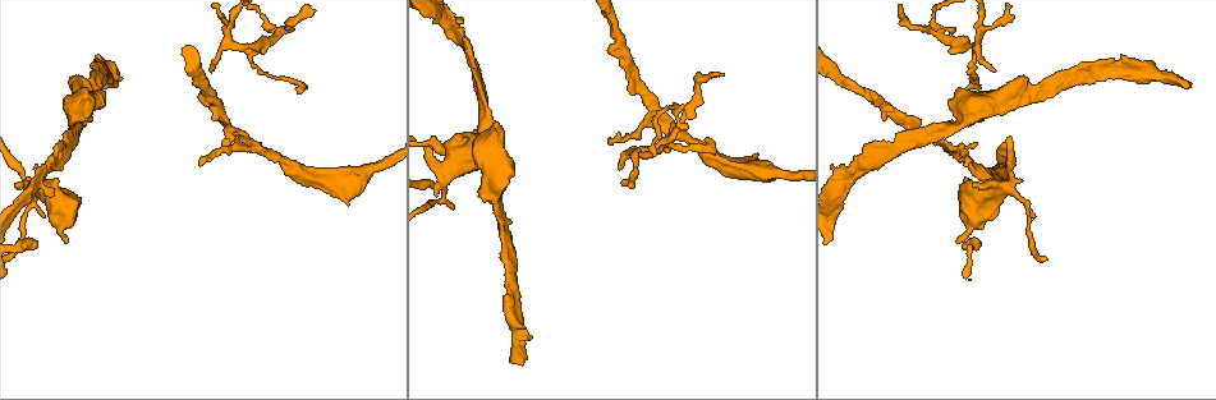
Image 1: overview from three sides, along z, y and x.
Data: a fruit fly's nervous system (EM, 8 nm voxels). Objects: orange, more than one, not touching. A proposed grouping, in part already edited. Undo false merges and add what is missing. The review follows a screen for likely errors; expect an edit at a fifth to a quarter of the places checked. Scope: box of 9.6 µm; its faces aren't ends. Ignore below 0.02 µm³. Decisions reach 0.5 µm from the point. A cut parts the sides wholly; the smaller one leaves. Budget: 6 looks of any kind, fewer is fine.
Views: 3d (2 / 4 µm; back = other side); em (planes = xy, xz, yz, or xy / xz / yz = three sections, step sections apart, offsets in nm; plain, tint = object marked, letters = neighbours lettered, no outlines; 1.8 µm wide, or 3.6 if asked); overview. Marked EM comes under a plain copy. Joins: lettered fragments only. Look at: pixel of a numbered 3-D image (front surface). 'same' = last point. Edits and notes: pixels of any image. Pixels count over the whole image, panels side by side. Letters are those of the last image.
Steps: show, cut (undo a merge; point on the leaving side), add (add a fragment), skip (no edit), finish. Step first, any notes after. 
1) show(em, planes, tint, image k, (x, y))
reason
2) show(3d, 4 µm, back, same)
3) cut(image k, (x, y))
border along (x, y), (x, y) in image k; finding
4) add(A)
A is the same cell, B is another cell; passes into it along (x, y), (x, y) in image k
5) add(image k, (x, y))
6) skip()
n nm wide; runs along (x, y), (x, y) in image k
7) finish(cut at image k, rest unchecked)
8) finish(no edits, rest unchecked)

show(3d, 4 µm, image 1, (26, 200))

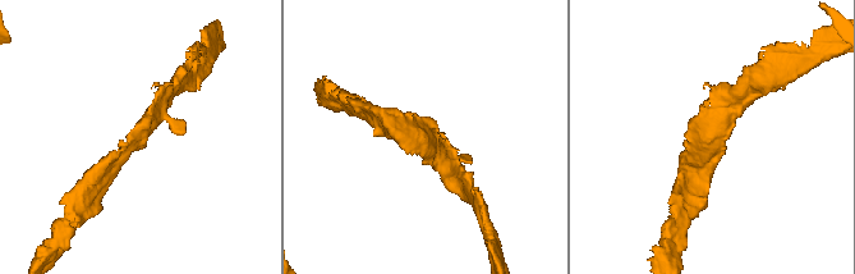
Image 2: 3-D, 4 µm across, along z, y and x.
show(em, xz, step 16, tint, image 2, (717, 138))
shape alone is not enough

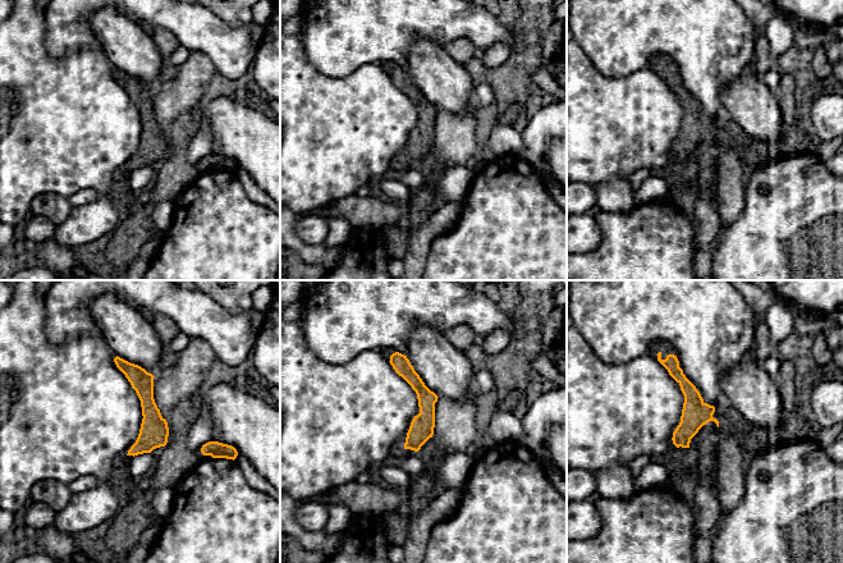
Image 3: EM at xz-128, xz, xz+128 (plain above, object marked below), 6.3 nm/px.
show(em, planes, letters, same)

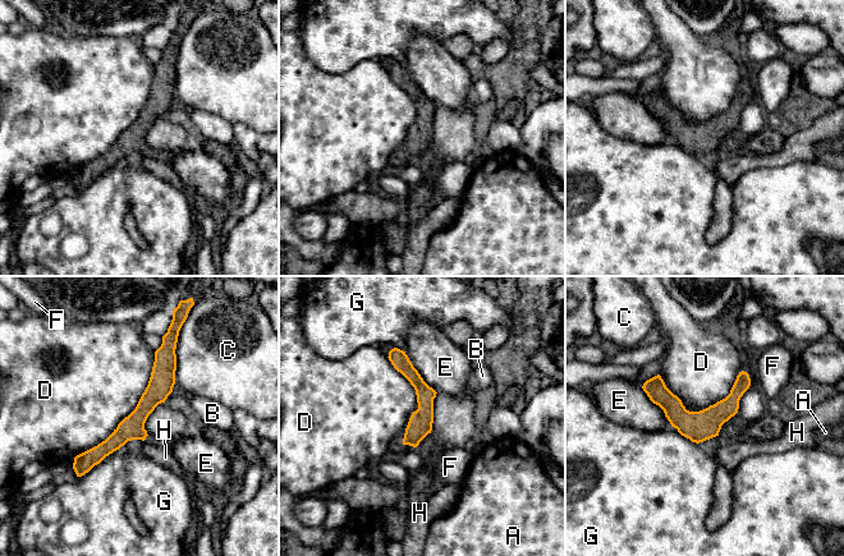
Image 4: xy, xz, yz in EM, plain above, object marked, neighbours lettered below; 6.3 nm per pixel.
skip()
A, B, C, D, E, F, G and H are other cells; border along (155, 352), (137, 405), (74, 458) in image 4; continuous, no second neuron

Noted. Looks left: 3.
show(em, planes, letters, image 1, (428, 149))

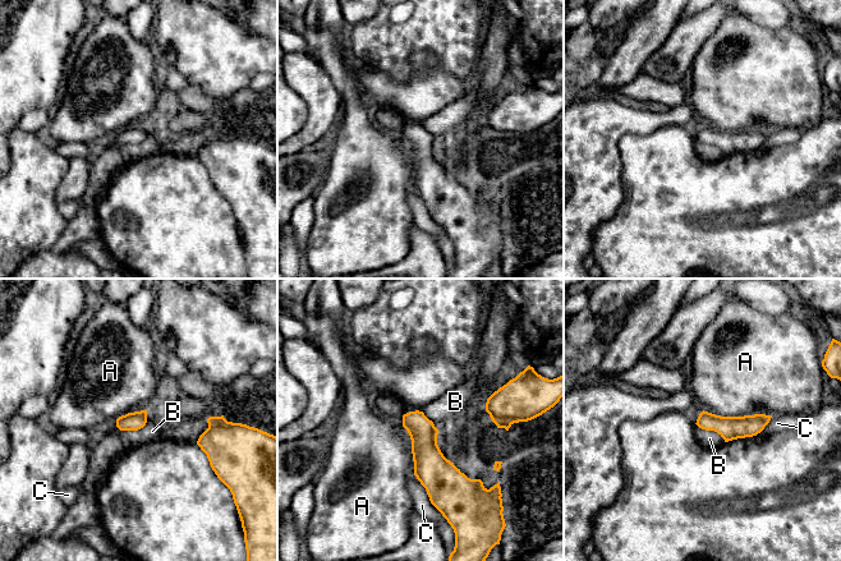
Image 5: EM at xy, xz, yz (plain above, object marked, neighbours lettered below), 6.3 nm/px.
skip()
A, B and C are other cells; runs along (766, 418), (754, 424), (699, 422) in image 5; none of them fits

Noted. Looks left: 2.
show(em, 3.6 µm, planes, tint, image 1, (199, 161))
an open end

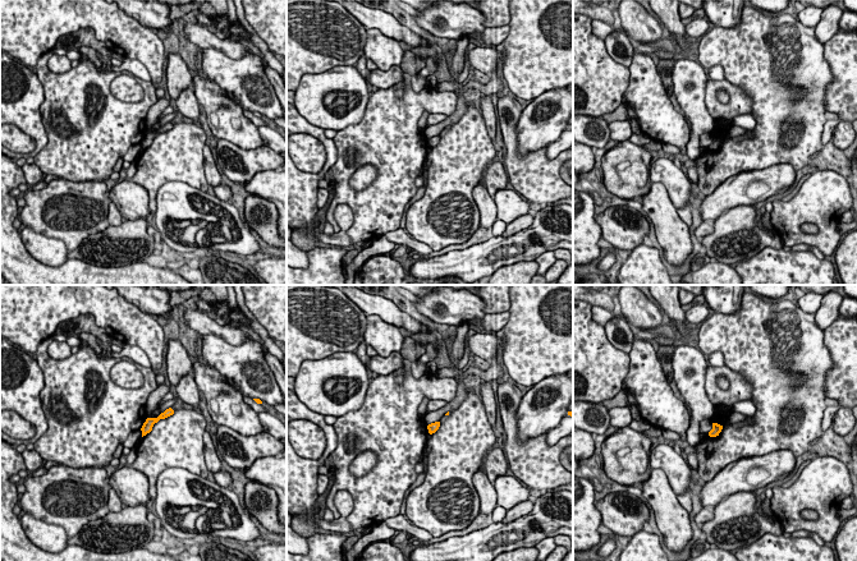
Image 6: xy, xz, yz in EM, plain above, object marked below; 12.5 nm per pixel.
show(em, 3.6 µm, planes, letters, same)
what lies round it

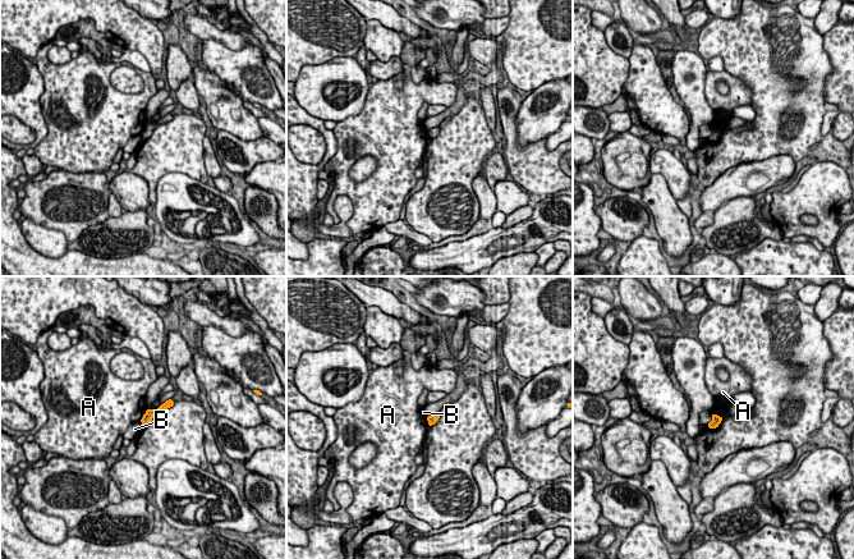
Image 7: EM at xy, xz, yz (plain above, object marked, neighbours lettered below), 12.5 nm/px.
skip()
120 nm wide; A and B are other cells; no lettered fragment goes on from it

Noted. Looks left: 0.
finish(no edits, rest unchecked)

